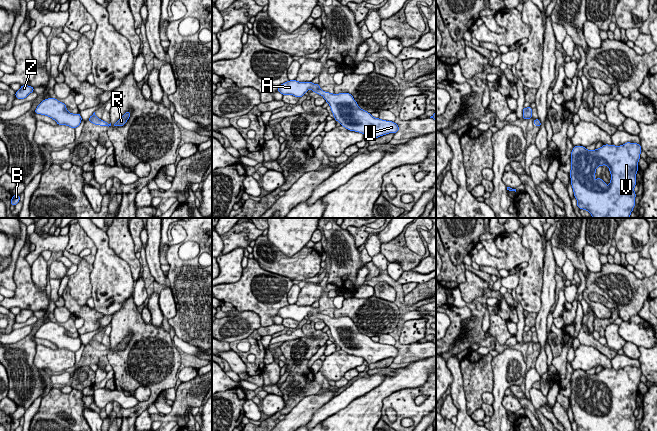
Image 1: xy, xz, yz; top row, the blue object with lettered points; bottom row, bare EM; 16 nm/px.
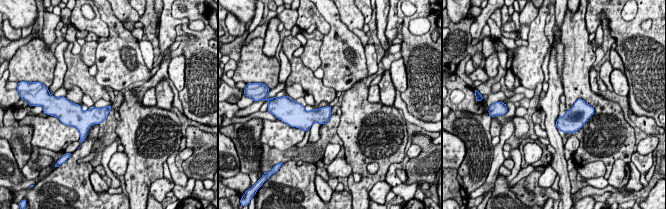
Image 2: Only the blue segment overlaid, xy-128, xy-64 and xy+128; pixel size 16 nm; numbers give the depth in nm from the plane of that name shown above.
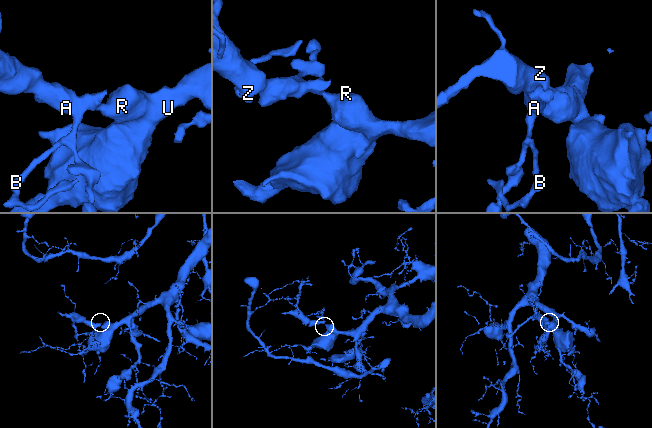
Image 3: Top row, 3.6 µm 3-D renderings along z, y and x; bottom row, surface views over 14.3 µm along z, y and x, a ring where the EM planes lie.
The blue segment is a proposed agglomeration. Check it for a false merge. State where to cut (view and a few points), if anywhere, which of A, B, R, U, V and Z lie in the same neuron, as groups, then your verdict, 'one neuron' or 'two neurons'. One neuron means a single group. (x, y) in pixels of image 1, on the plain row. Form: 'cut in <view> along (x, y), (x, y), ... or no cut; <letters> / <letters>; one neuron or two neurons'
no cut; A B R U V Z; one neuron

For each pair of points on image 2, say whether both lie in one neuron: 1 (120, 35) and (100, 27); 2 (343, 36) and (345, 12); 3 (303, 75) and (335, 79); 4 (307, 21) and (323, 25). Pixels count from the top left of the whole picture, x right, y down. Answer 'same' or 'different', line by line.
1: different
2: different
3: different
4: same

